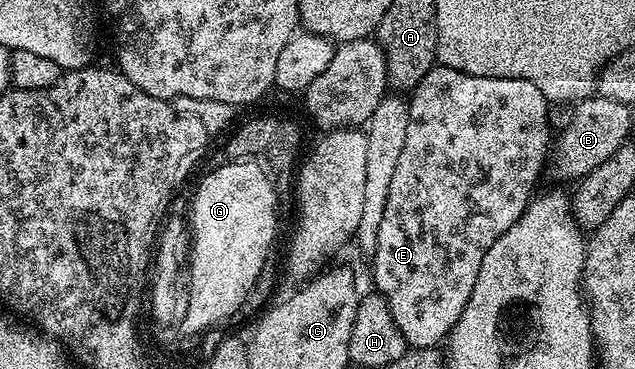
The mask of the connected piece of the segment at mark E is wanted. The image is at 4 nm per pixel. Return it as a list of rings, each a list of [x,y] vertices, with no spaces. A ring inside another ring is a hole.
[[[441,67],[430,68],[426,77],[422,77],[420,86],[411,92],[409,107],[409,124],[406,141],[403,142],[402,153],[399,154],[398,165],[395,166],[394,177],[391,178],[389,197],[386,199],[385,217],[379,226],[376,251],[371,254],[372,279],[376,282],[375,290],[383,295],[394,313],[394,323],[408,343],[414,347],[440,347],[451,335],[458,317],[462,317],[462,309],[466,309],[466,301],[470,301],[470,293],[474,293],[474,281],[478,281],[478,268],[482,265],[482,257],[486,257],[486,249],[522,217],[537,190],[536,182],[540,174],[546,171],[550,159],[550,148],[554,143],[552,123],[548,120],[550,104],[548,98],[538,89],[538,85],[530,85],[530,81],[521,79],[499,79],[498,77],[474,77],[470,73],[462,73],[458,69]]]

